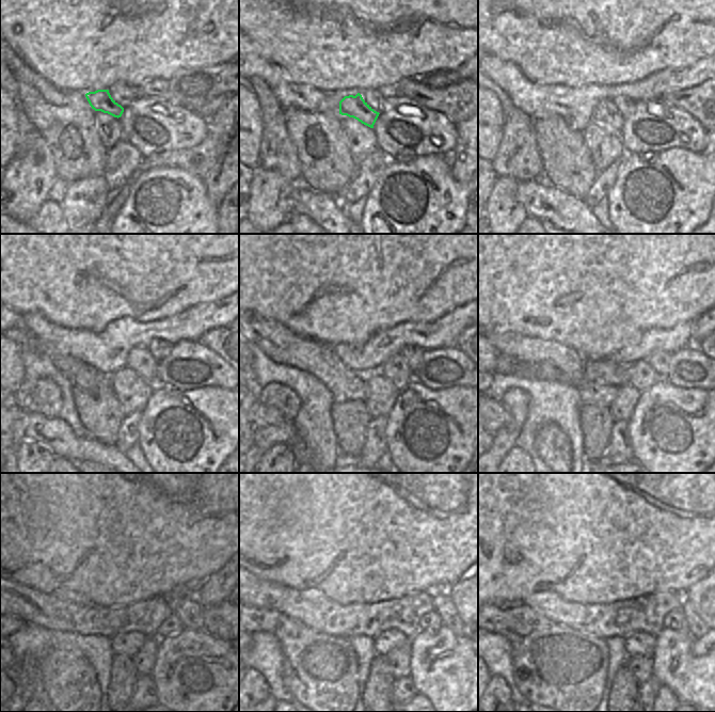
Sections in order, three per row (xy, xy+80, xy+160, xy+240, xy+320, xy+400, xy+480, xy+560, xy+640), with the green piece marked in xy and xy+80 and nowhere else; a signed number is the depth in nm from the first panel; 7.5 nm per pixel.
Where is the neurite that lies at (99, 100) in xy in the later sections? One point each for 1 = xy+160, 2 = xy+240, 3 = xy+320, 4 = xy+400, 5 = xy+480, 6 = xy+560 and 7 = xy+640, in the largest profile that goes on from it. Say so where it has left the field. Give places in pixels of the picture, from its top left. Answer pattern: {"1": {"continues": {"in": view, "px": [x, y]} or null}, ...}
{"1": {"continues": {"in": "xy+160", "px": [605, 113]}}, "2": {"continues": {"in": "xy+240", "px": [140, 360]}}, "3": {"continues": {"in": "xy+320", "px": [396, 369]}}, "4": {"continues": {"in": "xy+400", "px": [642, 377]}}, "5": {"continues": {"in": "xy+480", "px": [185, 616]}}, "6": {"continues": {"in": "xy+560", "px": [431, 620]}}, "7": {"continues": {"in": "xy+640", "px": [676, 620]}}}

